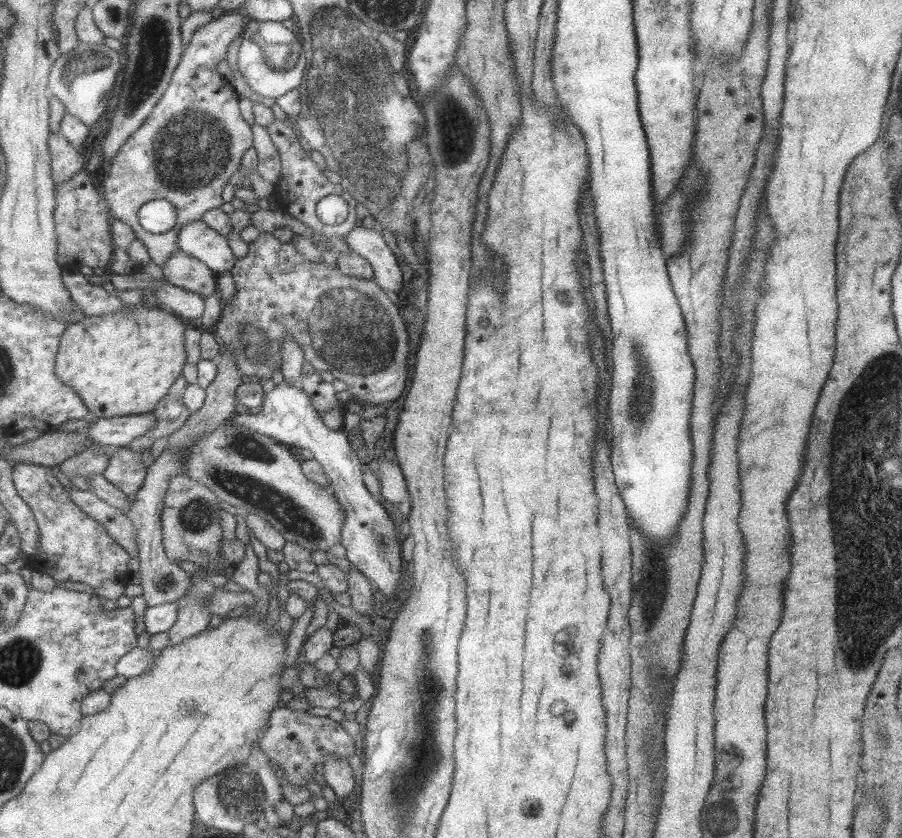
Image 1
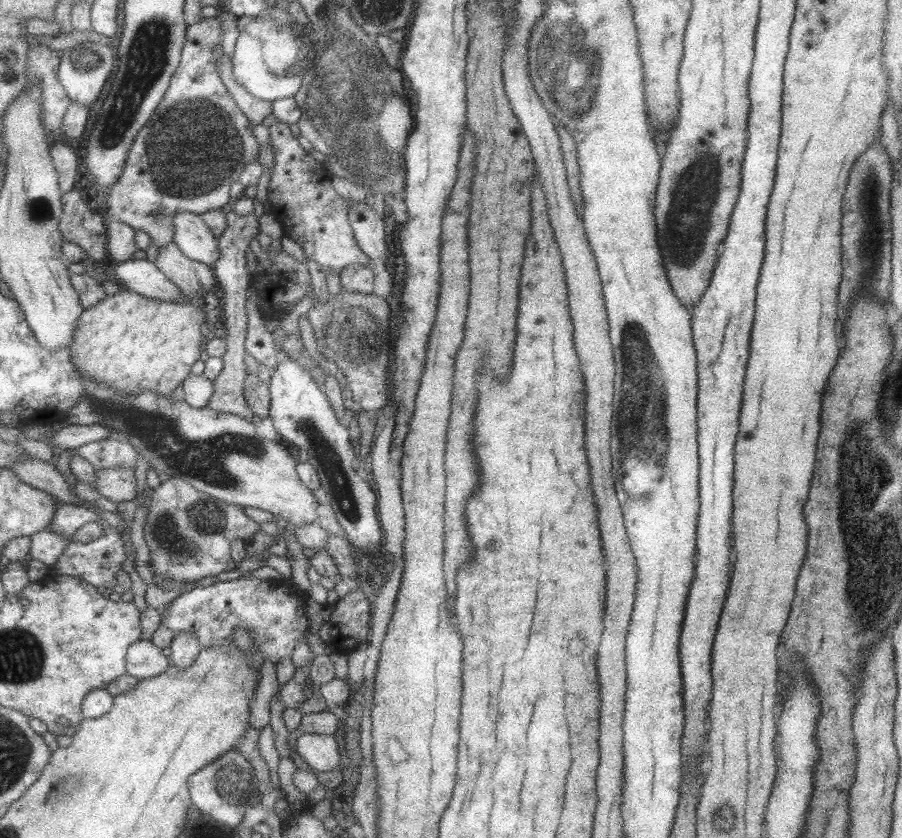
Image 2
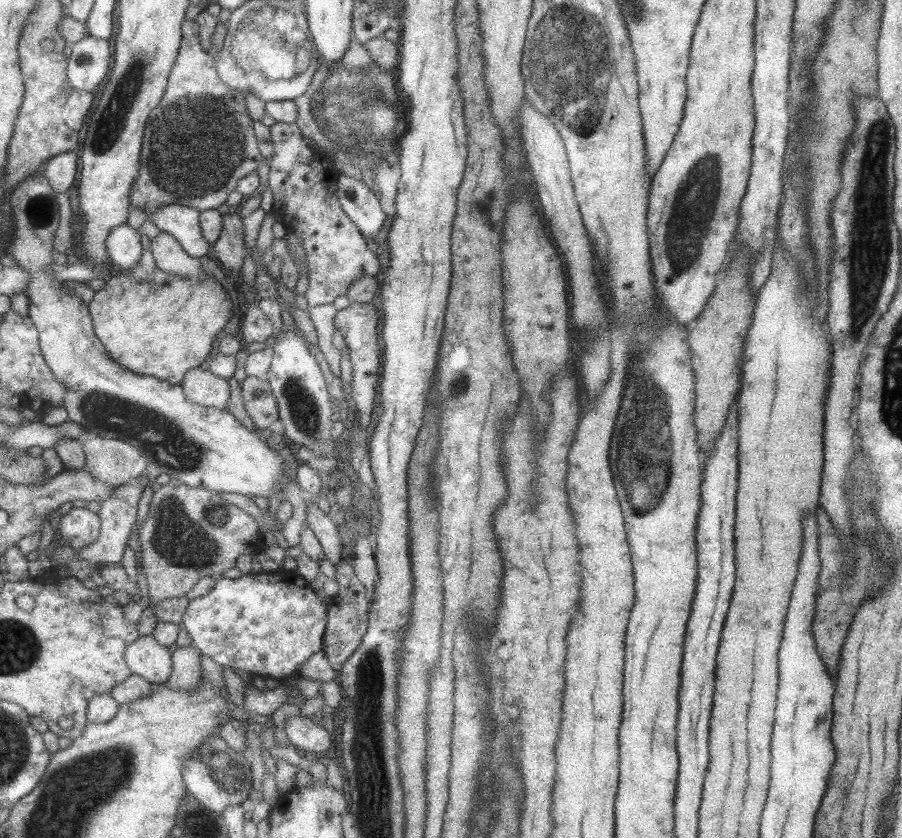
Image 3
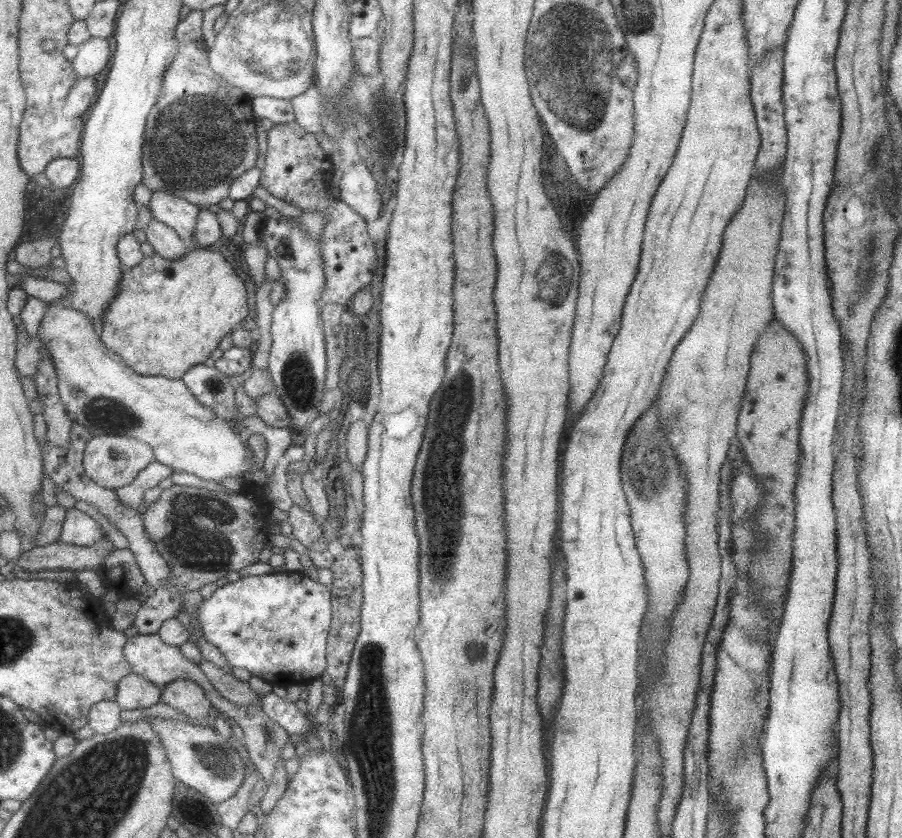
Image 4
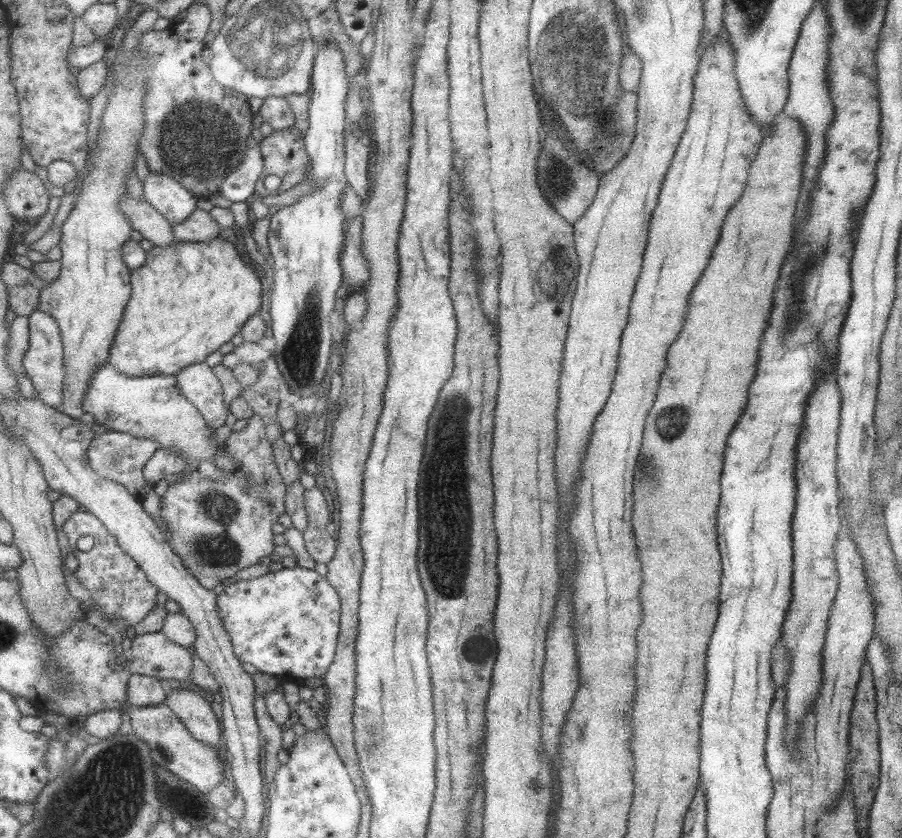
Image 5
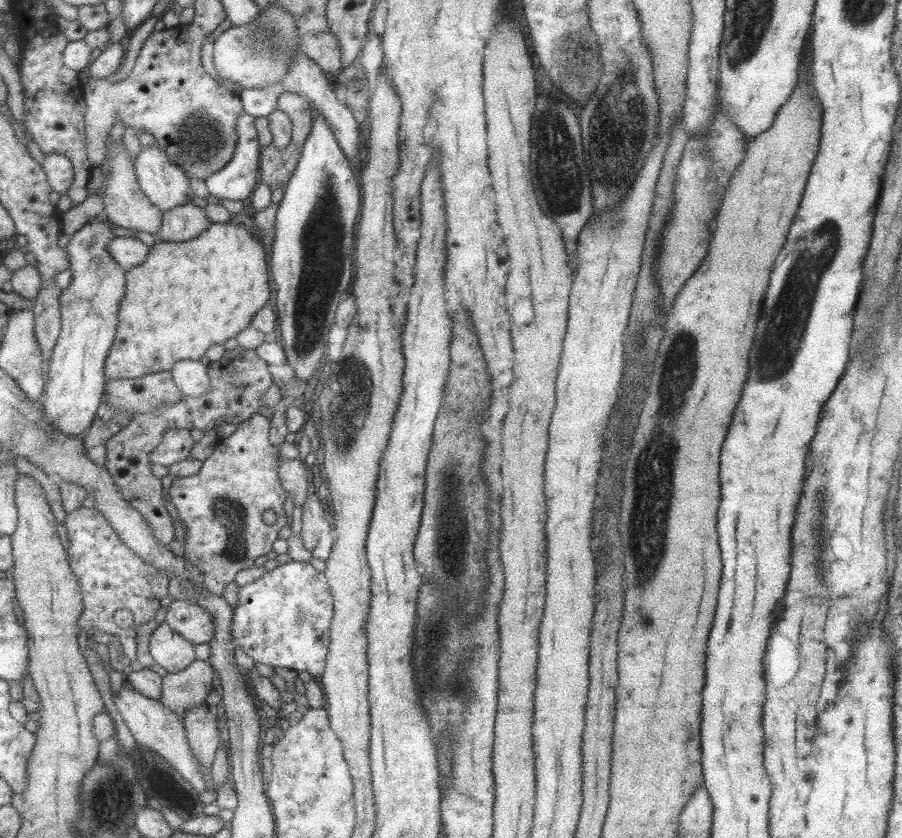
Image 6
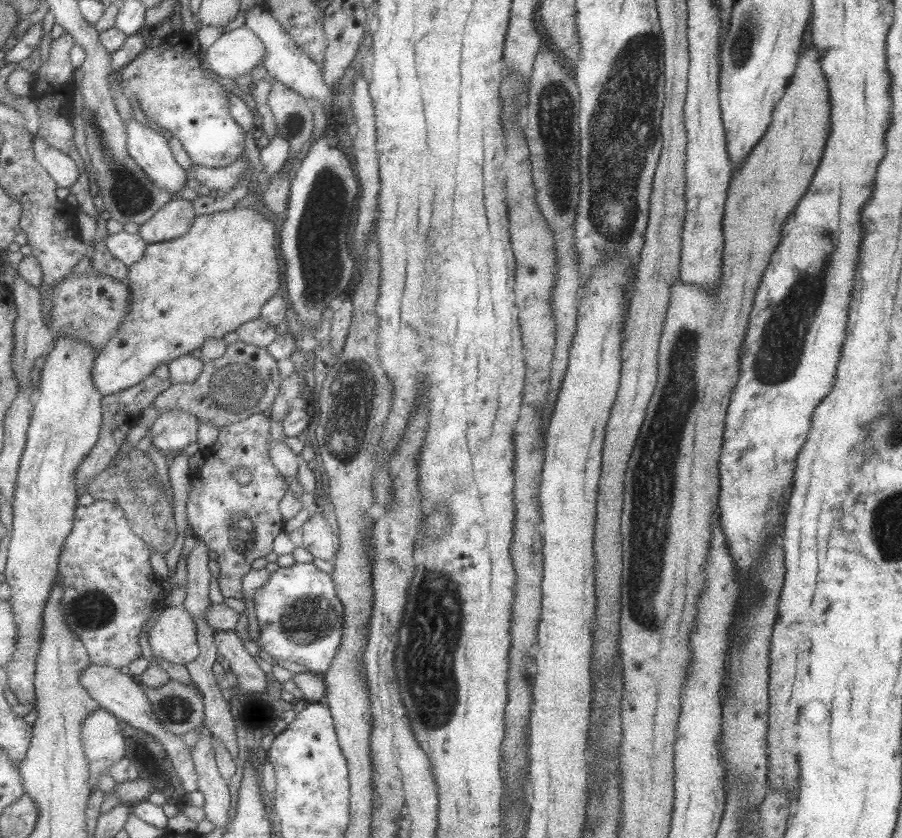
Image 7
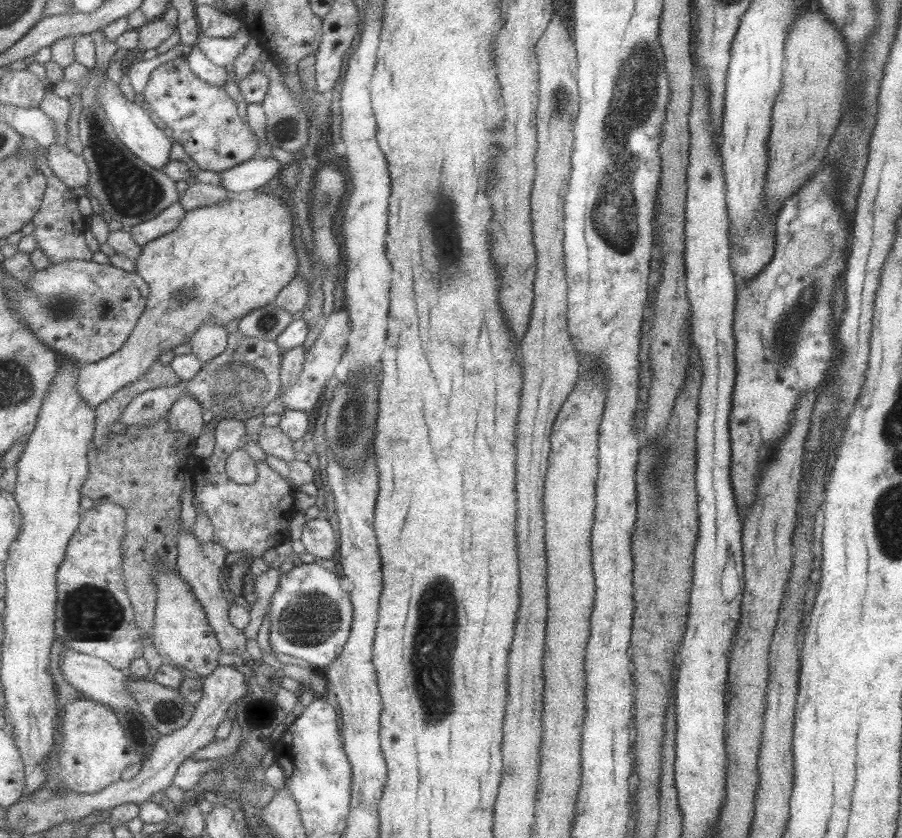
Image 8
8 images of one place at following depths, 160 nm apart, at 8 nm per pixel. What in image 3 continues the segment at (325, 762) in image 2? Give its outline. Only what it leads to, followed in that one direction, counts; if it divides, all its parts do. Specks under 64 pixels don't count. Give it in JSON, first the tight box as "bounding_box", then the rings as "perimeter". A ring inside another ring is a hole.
{"bounding_box":[281,716,333,756],"perimeter":[[[305,716],[287,718],[281,732],[282,739],[295,749],[313,752],[316,756],[329,755],[333,741],[329,732]]]}

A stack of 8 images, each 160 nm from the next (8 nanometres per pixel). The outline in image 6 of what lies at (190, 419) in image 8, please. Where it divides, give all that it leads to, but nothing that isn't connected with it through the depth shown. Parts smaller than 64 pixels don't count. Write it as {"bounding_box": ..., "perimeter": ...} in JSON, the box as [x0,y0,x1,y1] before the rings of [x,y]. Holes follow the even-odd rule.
{"bounding_box":[149,428,193,467],"perimeter":[[[168,428],[160,443],[149,453],[149,460],[167,467],[187,458],[193,446],[189,428]]]}

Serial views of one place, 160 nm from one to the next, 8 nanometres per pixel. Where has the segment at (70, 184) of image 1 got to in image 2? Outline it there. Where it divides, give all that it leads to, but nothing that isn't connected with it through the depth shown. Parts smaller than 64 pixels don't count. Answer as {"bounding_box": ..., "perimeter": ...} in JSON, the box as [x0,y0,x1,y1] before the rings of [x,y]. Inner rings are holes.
{"bounding_box":[59,188,106,261],"perimeter":[[[78,188],[64,192],[62,196],[63,216],[59,220],[59,233],[63,234],[63,242],[72,242],[87,255],[87,258],[93,261],[101,261],[105,258],[106,230],[104,219],[99,213],[89,209],[85,200],[79,195]]]}

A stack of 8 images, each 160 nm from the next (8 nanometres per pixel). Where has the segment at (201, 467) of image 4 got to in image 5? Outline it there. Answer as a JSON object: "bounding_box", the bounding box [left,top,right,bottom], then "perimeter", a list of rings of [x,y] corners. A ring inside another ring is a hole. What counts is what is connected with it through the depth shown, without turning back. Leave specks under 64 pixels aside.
{"bounding_box":[82,361,217,471],"perimeter":[[[109,361],[103,362],[95,372],[91,374],[85,396],[82,398],[82,411],[90,414],[93,423],[106,428],[109,431],[124,432],[139,438],[150,438],[159,447],[176,450],[179,456],[186,462],[185,471],[195,471],[199,462],[212,462],[217,452],[217,440],[213,435],[214,429],[205,424],[201,413],[180,393],[173,375],[152,376],[125,376],[117,372]]]}

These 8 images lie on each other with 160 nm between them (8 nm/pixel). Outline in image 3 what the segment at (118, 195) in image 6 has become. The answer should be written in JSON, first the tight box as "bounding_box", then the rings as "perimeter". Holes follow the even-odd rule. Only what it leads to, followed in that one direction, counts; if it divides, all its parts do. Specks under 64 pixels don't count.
{"bounding_box":[149,232,201,278],"perimeter":[[[159,232],[150,242],[149,250],[159,271],[187,278],[201,276],[201,262],[183,252],[173,236]]]}

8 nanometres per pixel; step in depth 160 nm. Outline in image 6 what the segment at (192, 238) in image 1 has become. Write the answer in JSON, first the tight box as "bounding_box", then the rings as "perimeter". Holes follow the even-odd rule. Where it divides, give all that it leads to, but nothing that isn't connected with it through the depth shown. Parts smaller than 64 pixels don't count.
{"bounding_box":[132,144,194,213],"perimeter":[[[156,144],[146,148],[141,147],[132,165],[134,166],[134,173],[141,192],[162,213],[176,206],[191,203],[191,200],[193,200],[194,195],[189,187],[187,176],[178,166],[168,160],[162,148],[159,148]]]}

